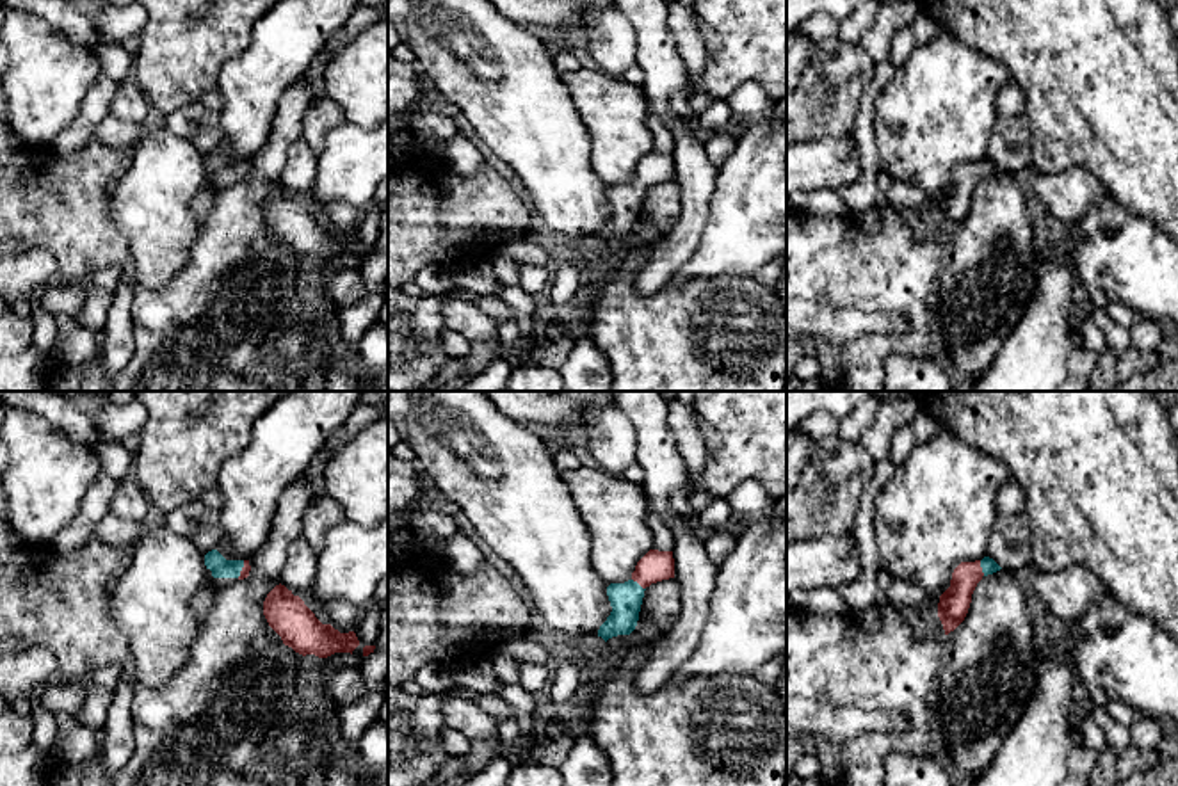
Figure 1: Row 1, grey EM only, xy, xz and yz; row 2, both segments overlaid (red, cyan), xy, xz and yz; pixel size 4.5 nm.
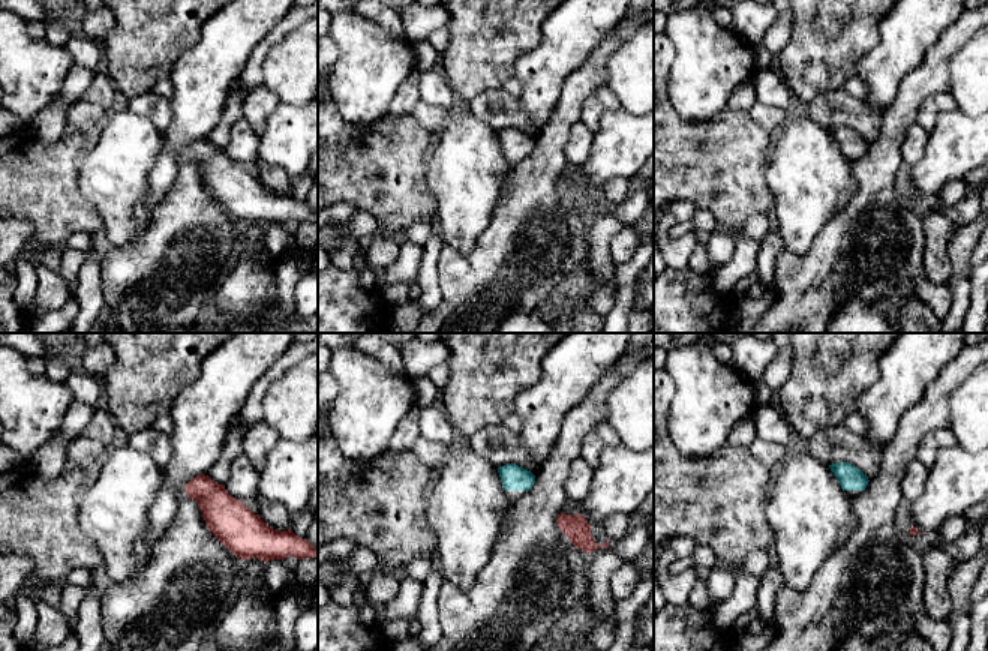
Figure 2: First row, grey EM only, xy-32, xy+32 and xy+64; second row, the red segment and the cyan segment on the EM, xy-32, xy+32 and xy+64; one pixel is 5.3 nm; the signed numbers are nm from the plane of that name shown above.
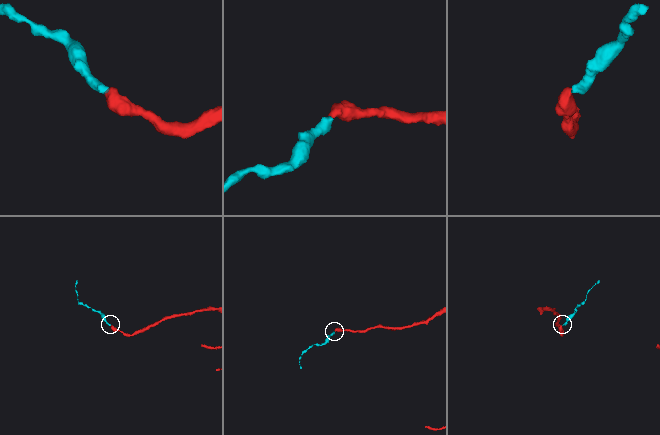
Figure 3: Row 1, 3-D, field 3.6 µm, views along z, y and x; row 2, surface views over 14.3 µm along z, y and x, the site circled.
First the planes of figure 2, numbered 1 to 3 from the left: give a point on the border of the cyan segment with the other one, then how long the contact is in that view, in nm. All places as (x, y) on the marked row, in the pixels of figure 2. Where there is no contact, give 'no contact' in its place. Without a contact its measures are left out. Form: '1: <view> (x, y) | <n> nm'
1: no contact
2: no contact
3: no contact

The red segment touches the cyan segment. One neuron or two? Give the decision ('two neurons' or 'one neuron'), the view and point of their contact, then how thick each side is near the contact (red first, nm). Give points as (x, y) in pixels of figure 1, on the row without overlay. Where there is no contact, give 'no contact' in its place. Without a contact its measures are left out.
one neuron | yz (981, 169) | 140/70 nm

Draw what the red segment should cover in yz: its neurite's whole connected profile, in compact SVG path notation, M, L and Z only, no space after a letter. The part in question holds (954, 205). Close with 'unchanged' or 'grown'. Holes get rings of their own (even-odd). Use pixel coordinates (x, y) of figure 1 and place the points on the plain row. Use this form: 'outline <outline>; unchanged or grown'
outline M989 158L975 164L961 164L954 171L950 188L940 197L938 205L938 219L945 237L954 233L964 222L977 185L1000 171L1002 169Z; grown

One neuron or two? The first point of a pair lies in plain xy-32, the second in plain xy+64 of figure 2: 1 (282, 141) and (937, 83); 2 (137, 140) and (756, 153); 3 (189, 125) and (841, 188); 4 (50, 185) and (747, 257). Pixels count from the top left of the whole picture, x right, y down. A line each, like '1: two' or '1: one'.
1: two
2: two
3: two
4: two

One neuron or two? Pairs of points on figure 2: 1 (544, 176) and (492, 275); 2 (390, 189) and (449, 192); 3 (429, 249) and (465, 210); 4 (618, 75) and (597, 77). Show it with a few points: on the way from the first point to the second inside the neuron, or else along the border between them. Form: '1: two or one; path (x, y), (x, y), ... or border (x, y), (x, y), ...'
1: one; path (531, 200), (531, 213), (511, 233), (510, 251)
2: two; border (426, 158), (426, 186), (435, 201), (437, 224)
3: two; border (437, 228), (446, 243)
4: two; border (621, 45), (607, 60), (606, 86)

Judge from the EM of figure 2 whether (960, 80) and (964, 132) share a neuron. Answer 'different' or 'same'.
same

